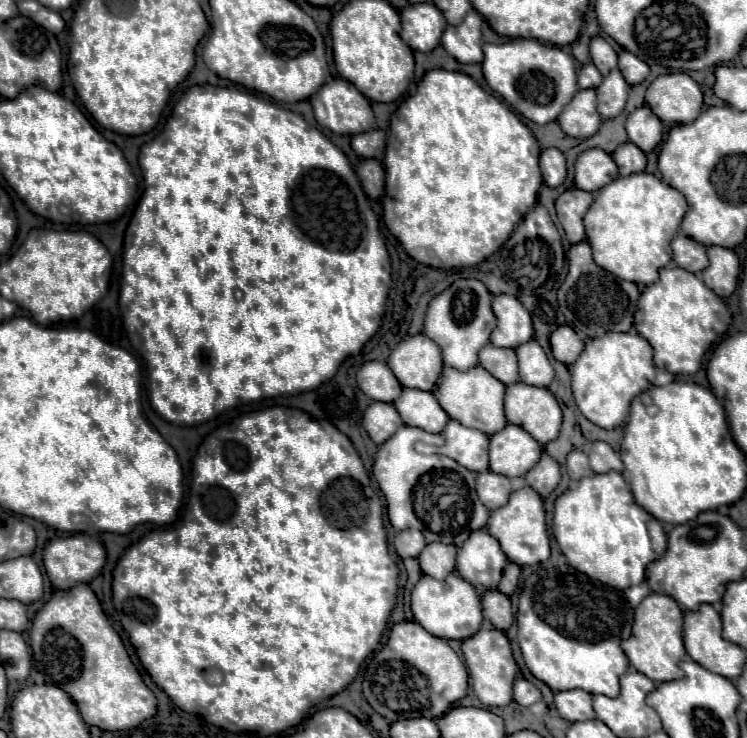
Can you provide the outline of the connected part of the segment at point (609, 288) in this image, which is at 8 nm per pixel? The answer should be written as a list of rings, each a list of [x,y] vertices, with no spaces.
[[[578,242],[568,252],[568,276],[558,290],[558,306],[566,316],[566,324],[588,338],[604,336],[606,332],[628,332],[632,328],[634,308],[640,292],[638,286],[616,278],[614,274],[598,268],[592,260],[588,242]]]

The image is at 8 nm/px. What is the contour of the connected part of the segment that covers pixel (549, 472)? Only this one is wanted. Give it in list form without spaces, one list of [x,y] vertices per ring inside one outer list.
[[[546,452],[542,454],[540,462],[526,474],[526,484],[534,488],[542,498],[546,498],[560,482],[560,466],[554,458],[550,458]]]

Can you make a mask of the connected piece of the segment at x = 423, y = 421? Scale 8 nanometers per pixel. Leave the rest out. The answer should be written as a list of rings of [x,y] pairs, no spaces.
[[[404,388],[402,396],[394,402],[394,408],[398,410],[406,426],[422,428],[432,434],[440,434],[450,420],[446,412],[442,412],[438,400],[434,400],[432,392]]]

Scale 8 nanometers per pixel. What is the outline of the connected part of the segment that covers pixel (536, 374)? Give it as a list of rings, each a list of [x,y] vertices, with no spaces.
[[[530,340],[516,348],[518,354],[518,368],[520,368],[520,380],[530,386],[548,388],[554,378],[554,368],[540,348],[536,340]]]

